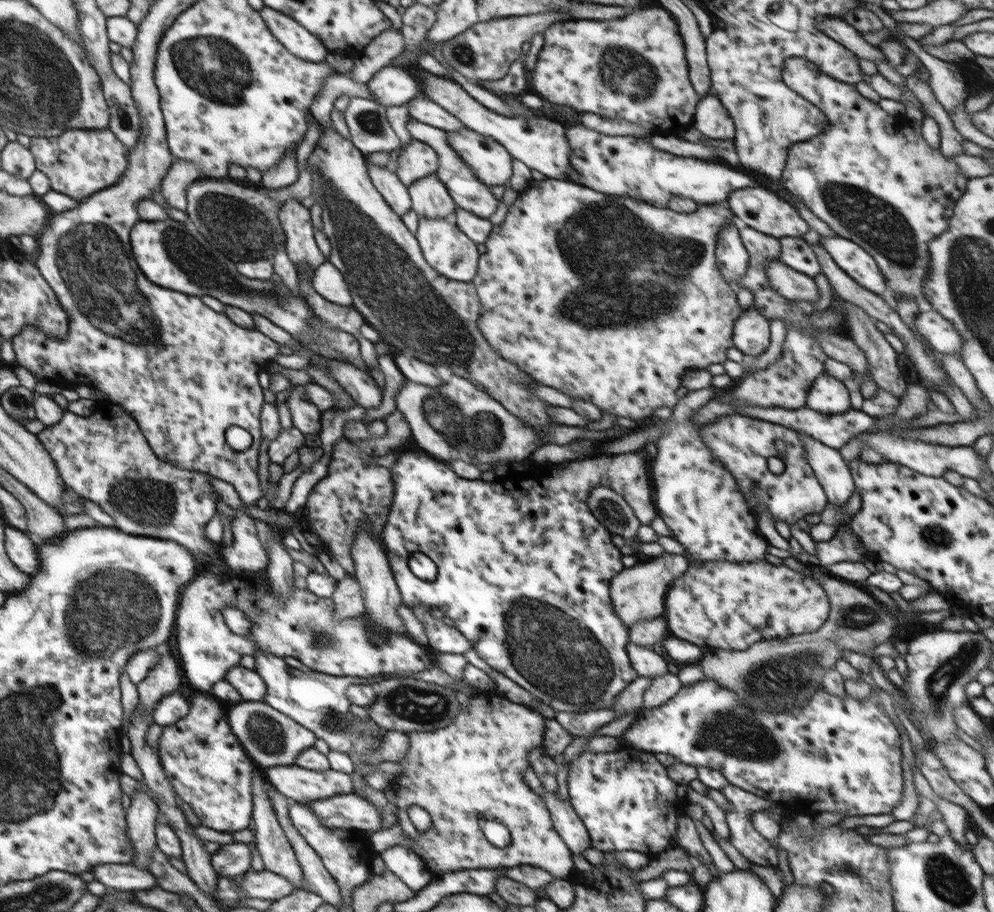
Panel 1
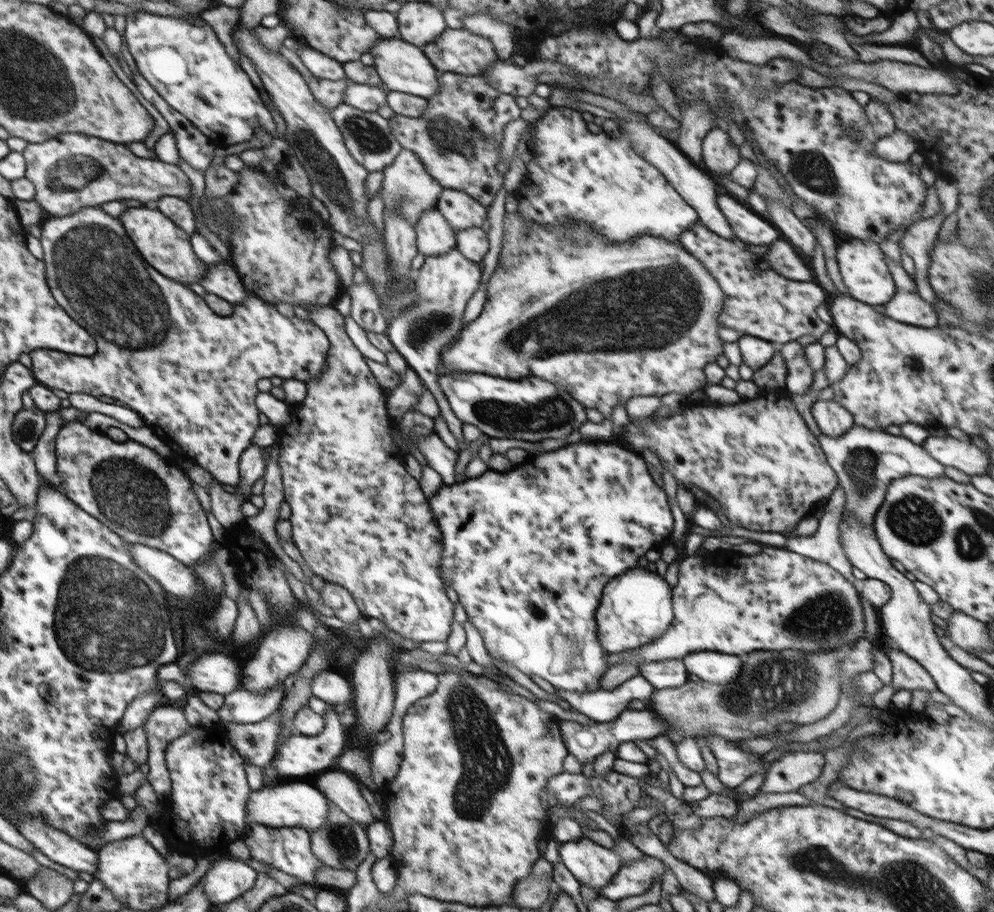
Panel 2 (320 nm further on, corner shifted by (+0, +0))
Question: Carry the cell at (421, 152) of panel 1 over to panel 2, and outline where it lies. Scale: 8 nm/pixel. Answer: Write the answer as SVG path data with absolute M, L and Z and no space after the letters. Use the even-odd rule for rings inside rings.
M402 149L394 162L384 168L381 189L379 190L385 208L389 210L397 208L405 220L414 226L420 220L423 212L437 206L437 200L442 191L443 188L437 183L437 180L428 174L416 155L406 149Z

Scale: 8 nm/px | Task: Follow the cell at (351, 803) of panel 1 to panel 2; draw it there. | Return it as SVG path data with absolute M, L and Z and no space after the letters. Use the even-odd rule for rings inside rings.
M310 780L304 782L292 782L292 784L276 784L271 787L262 787L257 791L250 791L250 796L245 802L245 811L247 816L254 823L263 824L264 826L272 826L272 828L280 827L298 827L315 831L322 828L324 821L329 815L328 799L320 792Z

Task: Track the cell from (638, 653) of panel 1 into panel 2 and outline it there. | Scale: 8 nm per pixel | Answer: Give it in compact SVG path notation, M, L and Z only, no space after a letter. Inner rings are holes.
M683 659L649 662L639 667L642 675L655 689L676 688L689 680Z

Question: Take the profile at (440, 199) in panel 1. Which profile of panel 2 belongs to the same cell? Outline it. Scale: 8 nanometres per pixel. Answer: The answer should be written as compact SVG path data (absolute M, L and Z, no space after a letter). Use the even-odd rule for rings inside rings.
M437 207L423 212L414 227L417 250L425 257L446 254L456 246L456 232Z

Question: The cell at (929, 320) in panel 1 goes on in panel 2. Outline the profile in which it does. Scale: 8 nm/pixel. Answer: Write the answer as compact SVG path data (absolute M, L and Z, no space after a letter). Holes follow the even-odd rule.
M899 291L885 304L885 315L902 324L924 328L940 326L933 305L920 295Z

